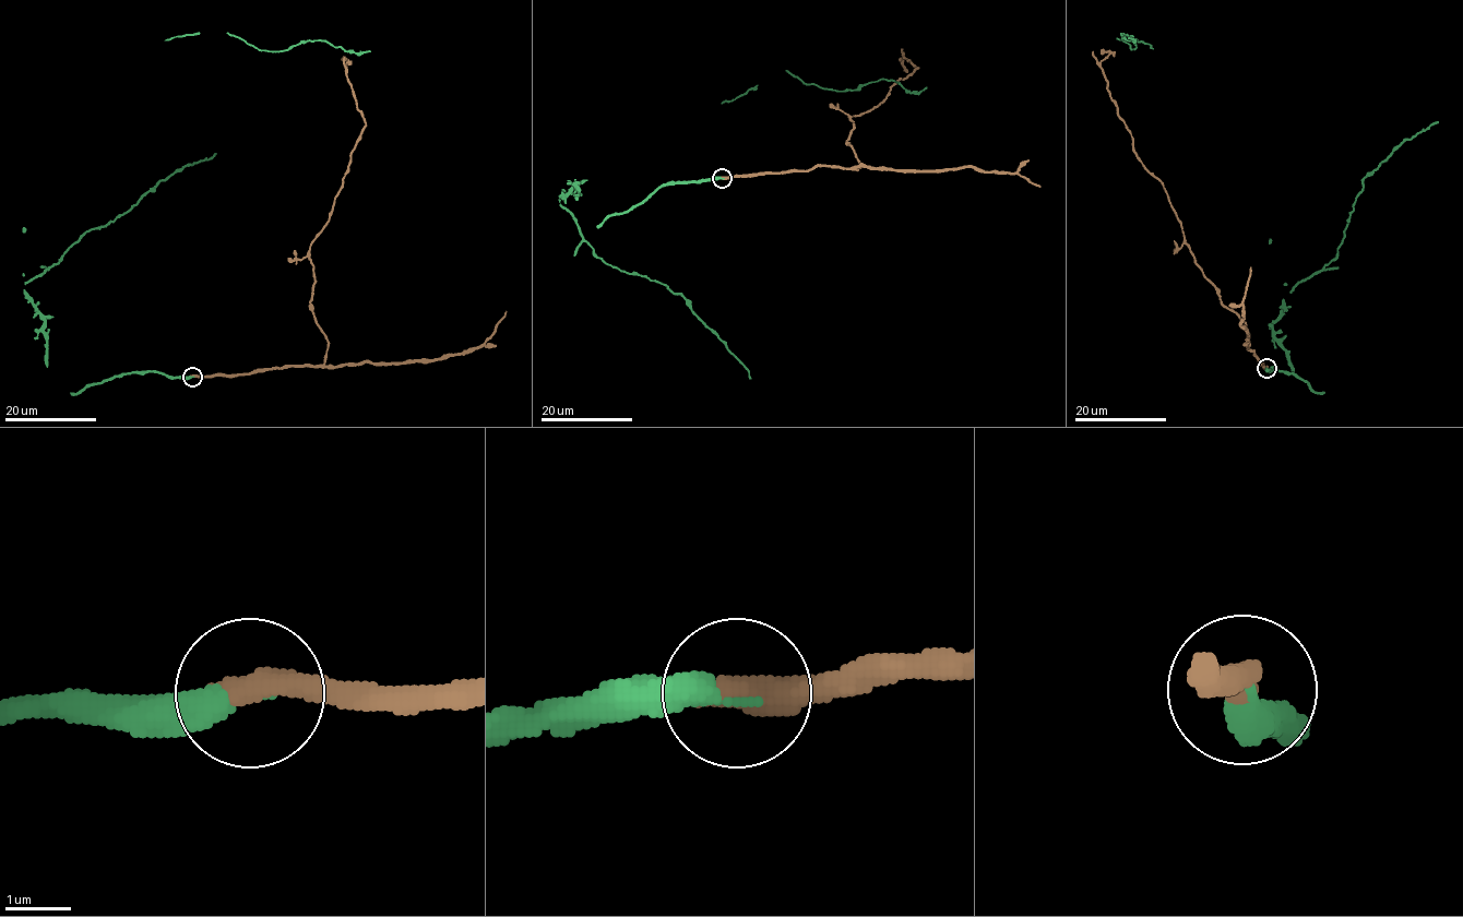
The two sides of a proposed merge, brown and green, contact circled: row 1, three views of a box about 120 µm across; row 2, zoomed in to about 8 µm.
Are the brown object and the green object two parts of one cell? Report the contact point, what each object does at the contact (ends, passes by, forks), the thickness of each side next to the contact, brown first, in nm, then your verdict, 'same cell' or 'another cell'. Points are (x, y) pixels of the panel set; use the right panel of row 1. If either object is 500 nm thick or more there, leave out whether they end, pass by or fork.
(1267, 368) | brown ends | green ends | 480/360 nm | same cell

